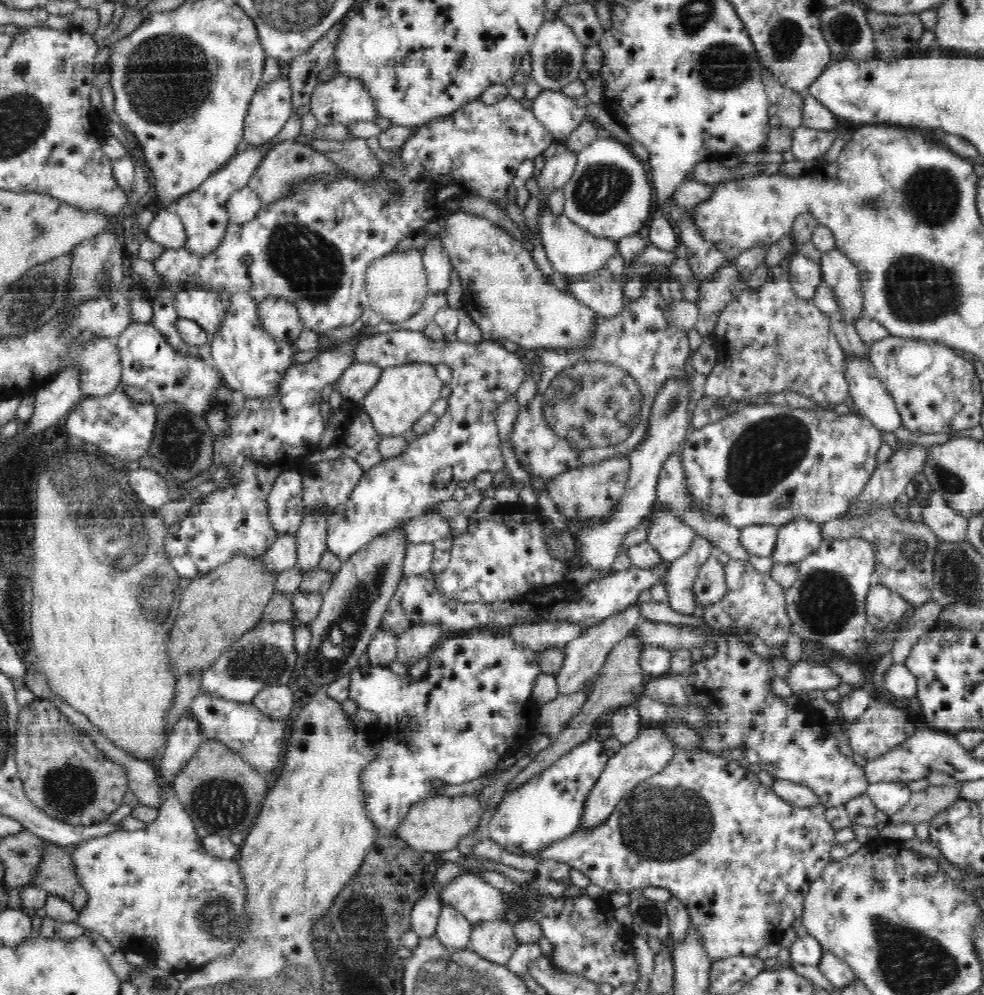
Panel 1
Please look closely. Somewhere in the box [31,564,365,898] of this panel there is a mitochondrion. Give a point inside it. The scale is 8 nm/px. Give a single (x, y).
(222, 801)

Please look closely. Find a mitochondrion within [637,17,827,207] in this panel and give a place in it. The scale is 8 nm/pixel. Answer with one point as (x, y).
(723, 66)

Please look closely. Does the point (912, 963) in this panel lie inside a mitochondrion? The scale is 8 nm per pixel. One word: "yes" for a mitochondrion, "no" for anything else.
yes

